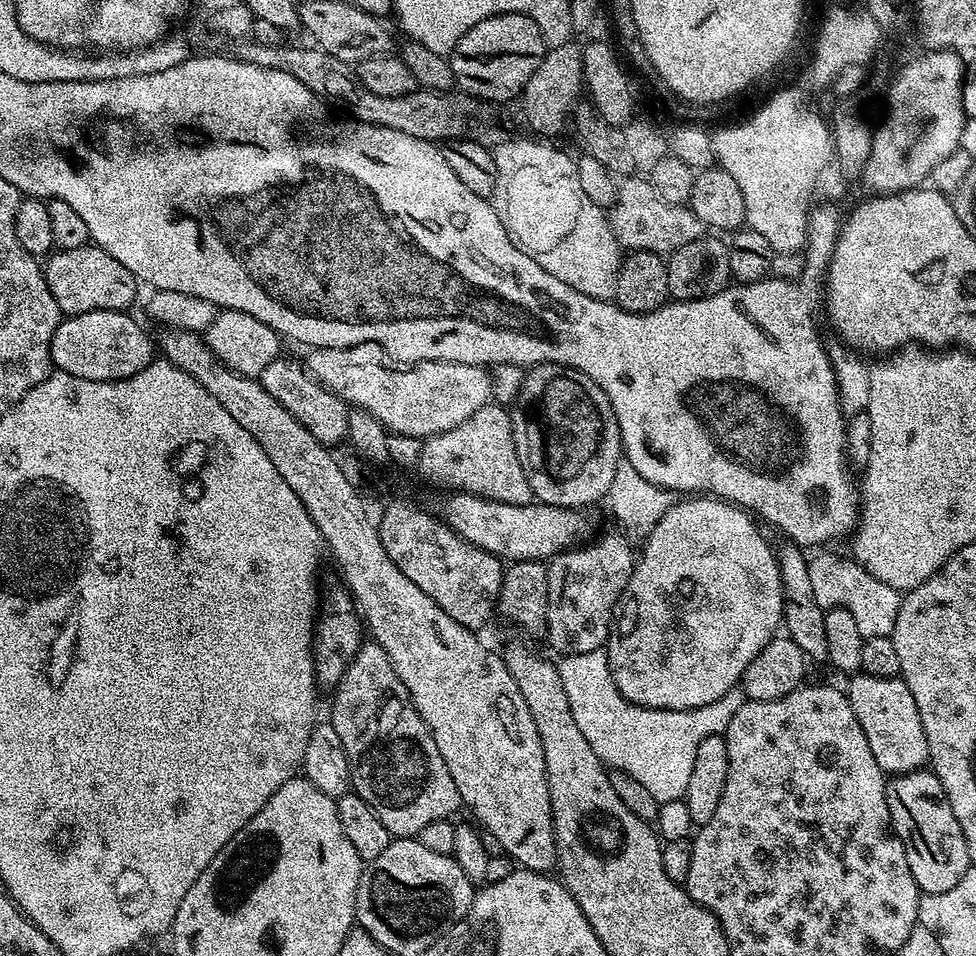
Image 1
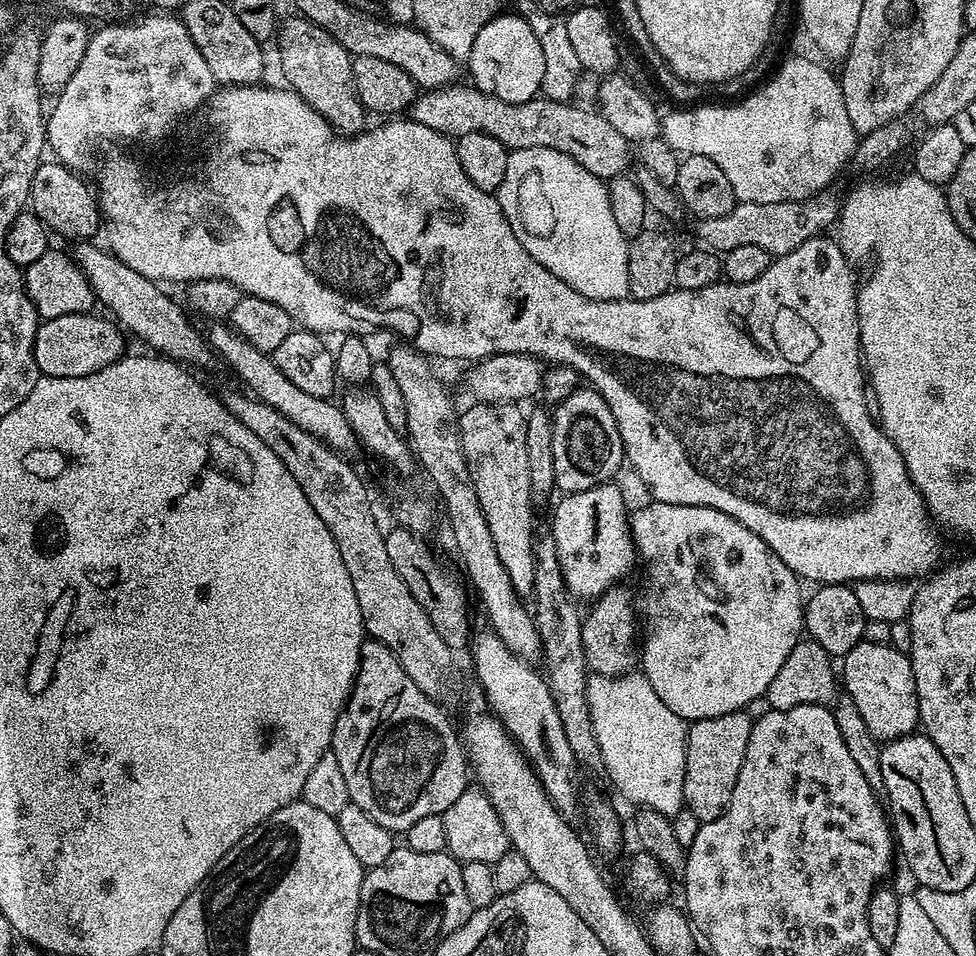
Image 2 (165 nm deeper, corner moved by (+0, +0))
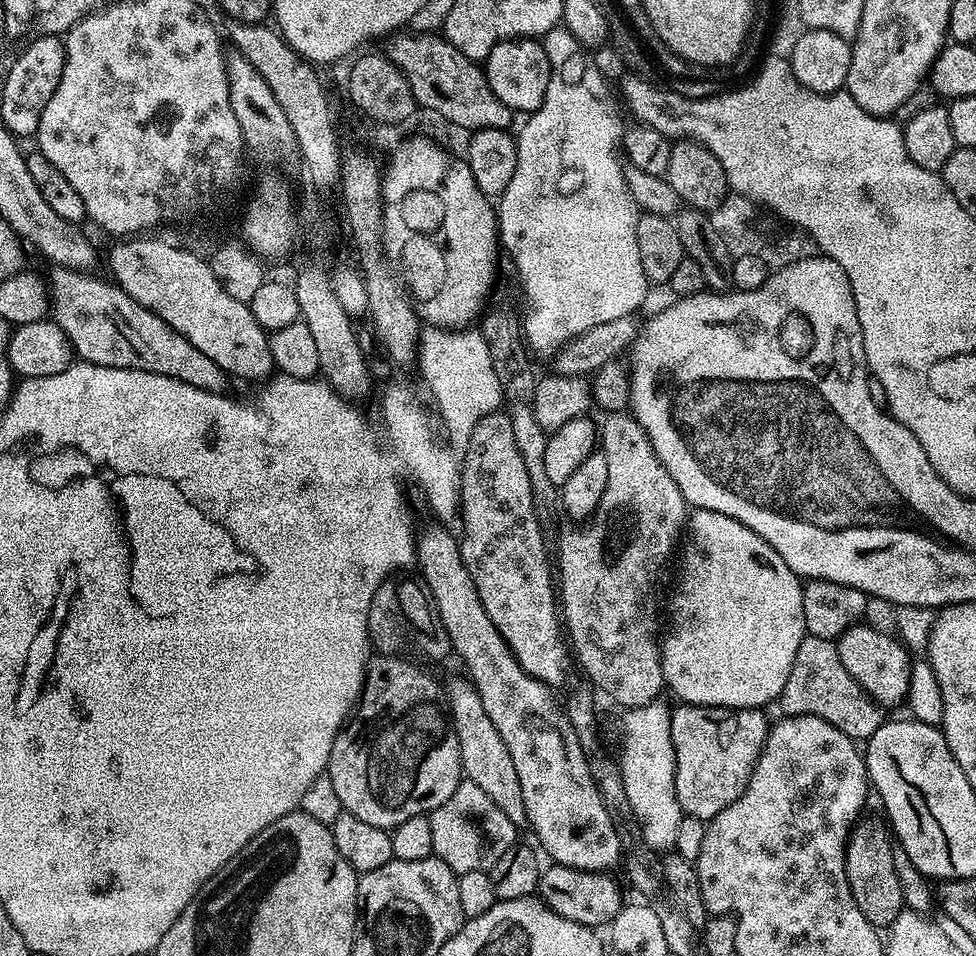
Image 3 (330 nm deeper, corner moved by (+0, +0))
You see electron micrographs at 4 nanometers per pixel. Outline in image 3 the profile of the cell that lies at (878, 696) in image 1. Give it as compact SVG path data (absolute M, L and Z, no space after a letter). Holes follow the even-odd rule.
M861 622L842 633L839 640L835 641L835 646L838 650L838 658L842 658L842 666L846 666L846 670L850 670L850 678L854 678L854 682L858 682L858 686L862 686L862 690L868 693L881 709L889 710L888 708L894 707L895 704L903 705L907 701L913 661L908 660L910 652L896 636L878 634L878 630Z

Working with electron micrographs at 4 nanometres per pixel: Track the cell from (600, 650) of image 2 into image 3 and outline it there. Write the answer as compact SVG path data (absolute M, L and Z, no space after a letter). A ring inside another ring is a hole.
M612 414L598 432L598 448L606 458L607 477L606 490L602 494L602 502L596 507L587 522L581 523L576 528L564 528L560 532L560 574L558 570L558 600L562 605L562 622L566 627L566 636L570 641L571 651L577 665L584 667L584 672L609 696L621 704L621 709L641 708L647 704L657 703L661 699L660 691L665 691L664 674L662 672L662 658L660 646L662 643L662 624L656 621L660 612L660 579L664 576L664 567L672 556L672 547L681 543L686 532L686 525L690 519L690 505L688 499L678 490L678 482L670 478L666 466L654 454L654 446L650 446L650 438L646 430L642 430L640 423L630 414Z

